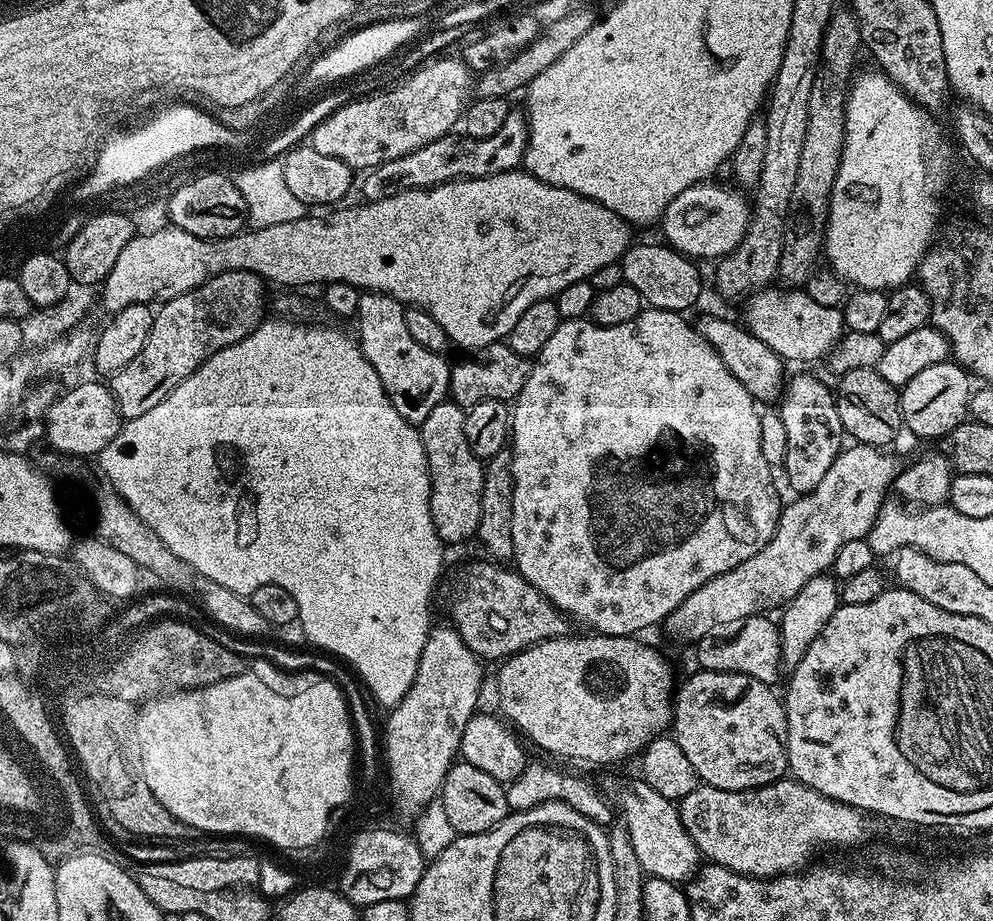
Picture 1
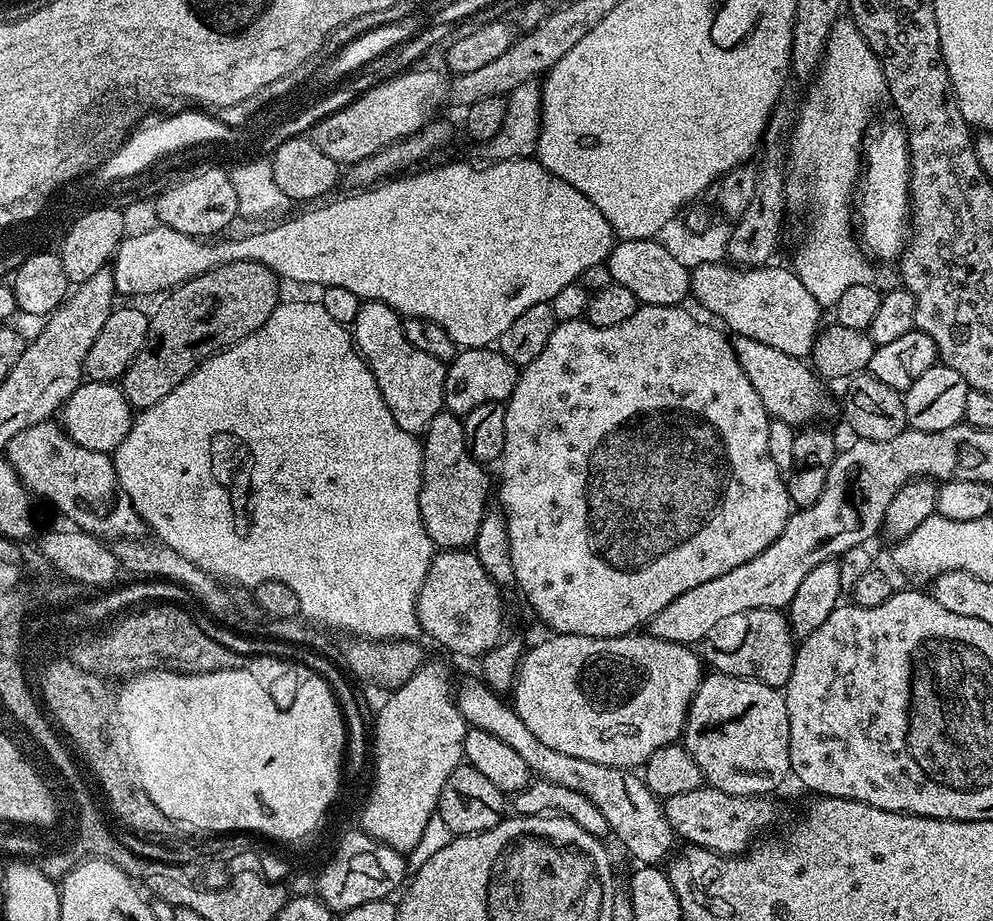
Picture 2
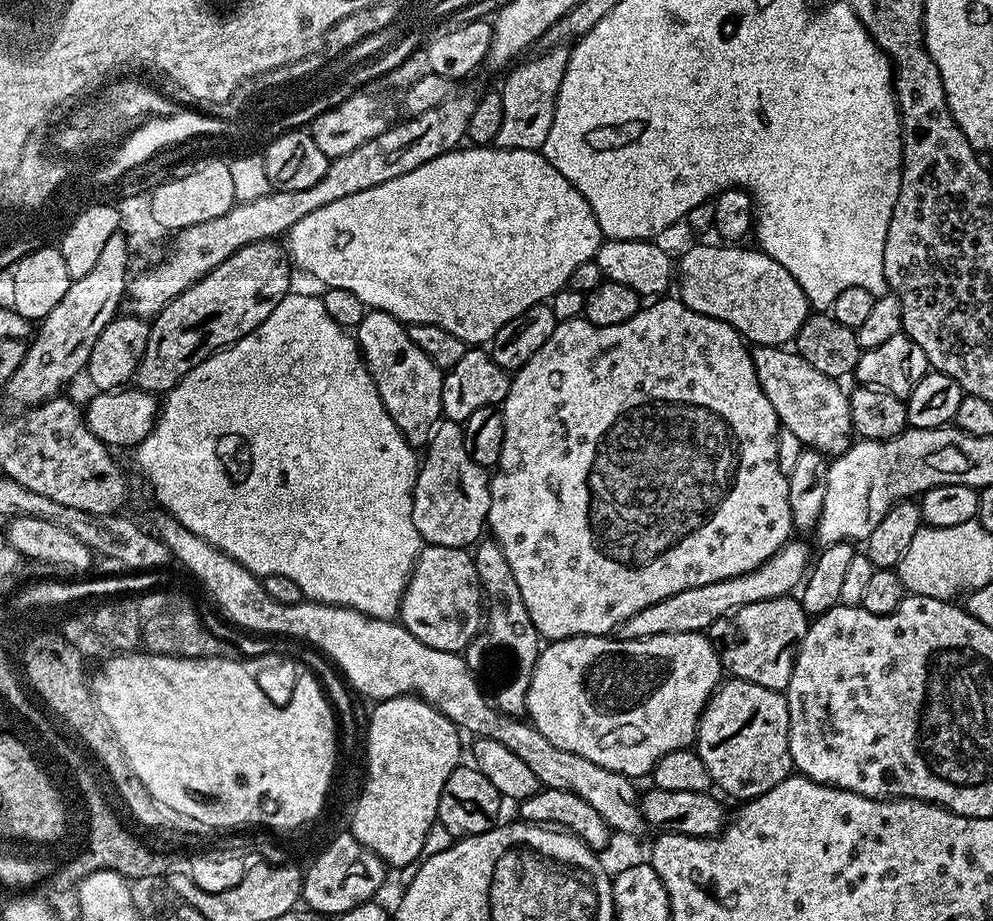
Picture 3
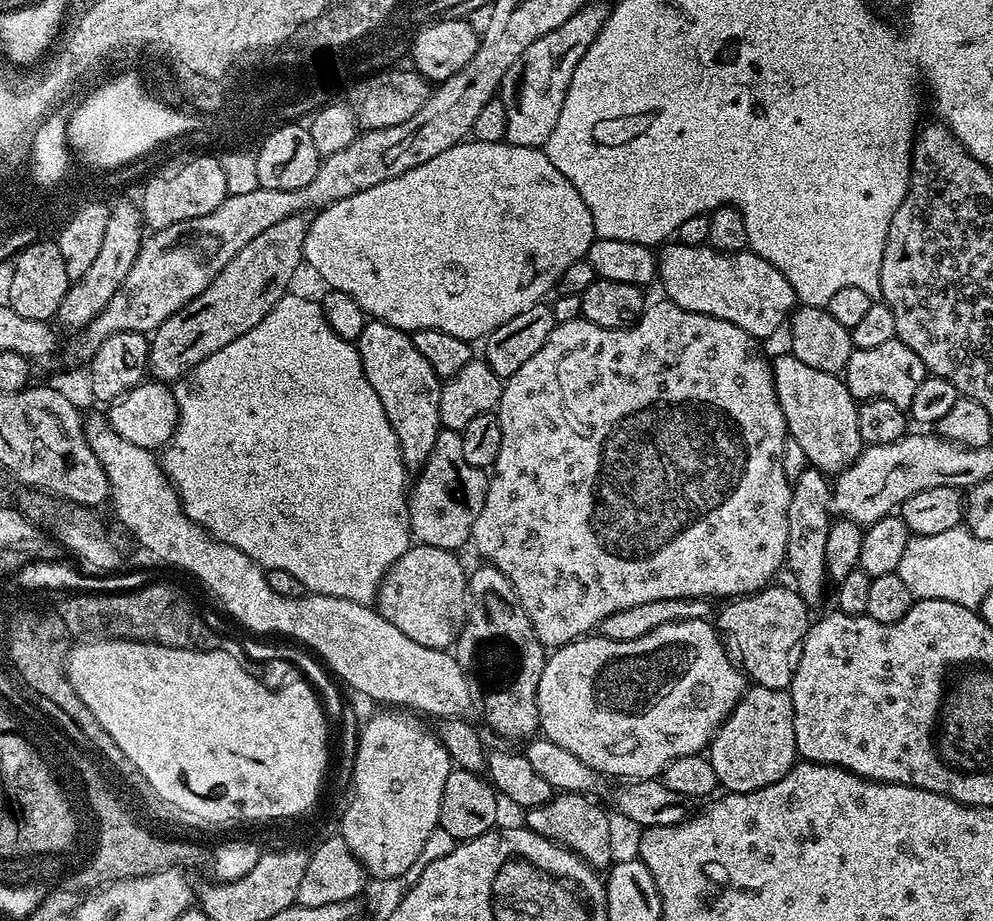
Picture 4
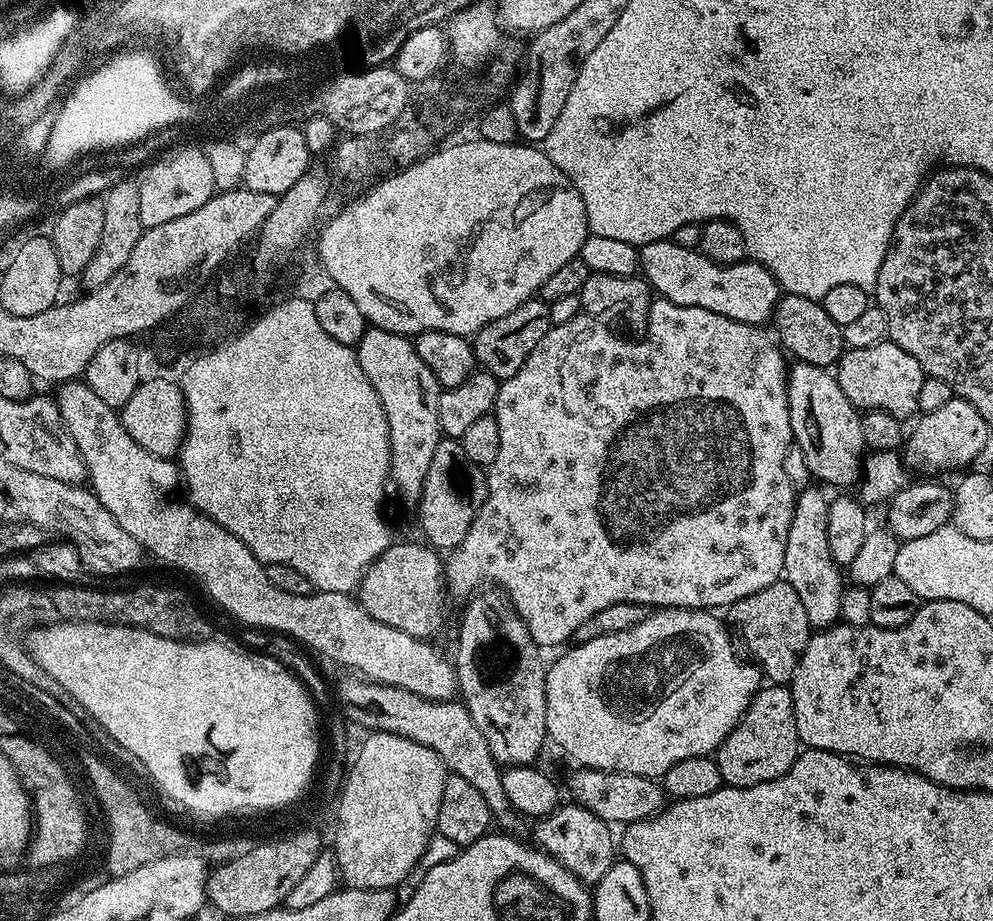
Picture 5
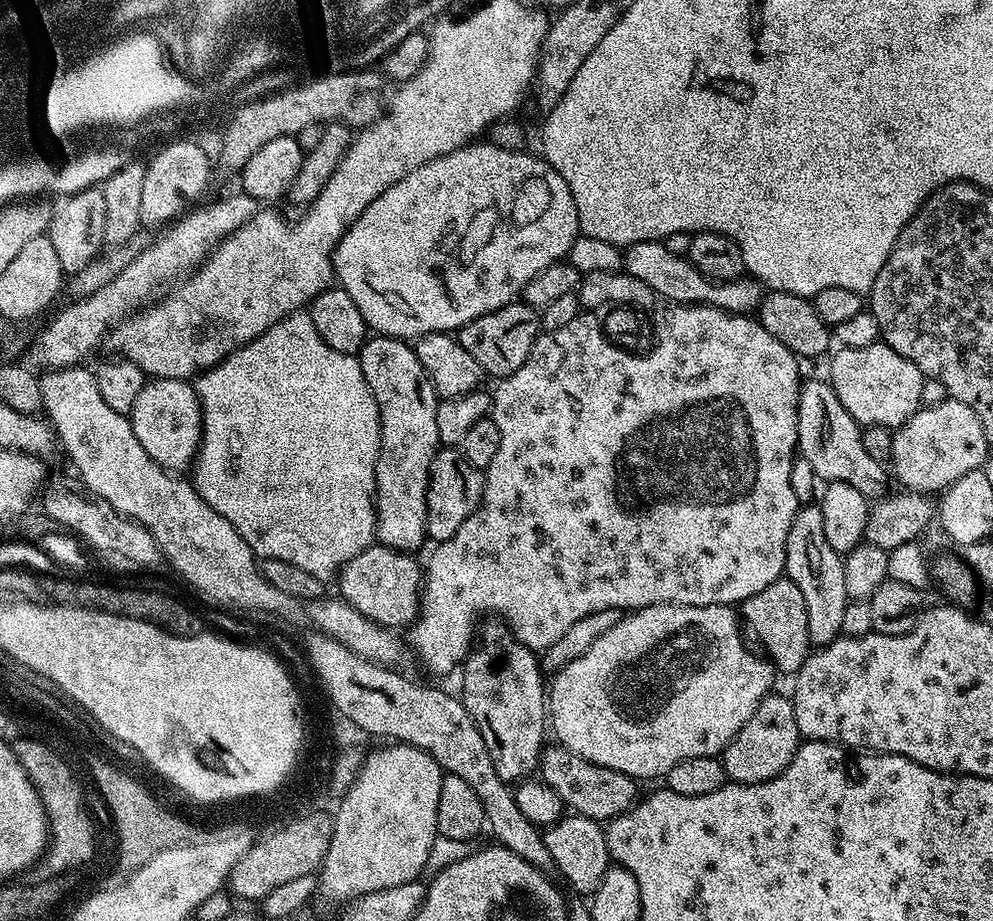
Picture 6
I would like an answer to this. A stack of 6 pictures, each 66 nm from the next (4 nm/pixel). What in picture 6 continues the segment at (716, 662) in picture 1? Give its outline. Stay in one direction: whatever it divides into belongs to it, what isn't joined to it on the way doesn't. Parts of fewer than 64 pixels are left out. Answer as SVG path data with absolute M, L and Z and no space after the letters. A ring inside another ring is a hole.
M781 578L770 582L766 590L758 590L758 594L746 598L744 603L739 605L738 612L747 631L749 628L760 639L761 646L765 648L763 651L777 673L795 674L804 665L810 651L806 598L802 598L802 590L798 590L792 580Z

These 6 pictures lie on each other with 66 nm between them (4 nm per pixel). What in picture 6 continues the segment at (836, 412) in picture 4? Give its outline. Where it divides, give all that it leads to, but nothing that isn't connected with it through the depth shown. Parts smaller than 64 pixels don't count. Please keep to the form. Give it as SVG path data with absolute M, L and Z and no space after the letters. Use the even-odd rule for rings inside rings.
M805 379L800 386L798 398L798 452L810 462L810 470L814 470L817 481L846 482L846 486L854 486L858 494L869 498L880 498L885 495L890 476L885 465L866 452L862 446L861 425L846 414L846 406L838 402L831 383L824 380Z

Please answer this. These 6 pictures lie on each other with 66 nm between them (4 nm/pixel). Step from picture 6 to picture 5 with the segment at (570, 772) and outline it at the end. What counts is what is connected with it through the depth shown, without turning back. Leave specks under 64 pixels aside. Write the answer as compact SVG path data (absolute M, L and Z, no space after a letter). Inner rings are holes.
M600 768L575 769L577 772L568 780L566 792L575 803L586 810L598 814L610 826L627 826L639 820L649 820L657 816L666 807L666 793L659 783L651 776L626 774L625 772L604 772Z

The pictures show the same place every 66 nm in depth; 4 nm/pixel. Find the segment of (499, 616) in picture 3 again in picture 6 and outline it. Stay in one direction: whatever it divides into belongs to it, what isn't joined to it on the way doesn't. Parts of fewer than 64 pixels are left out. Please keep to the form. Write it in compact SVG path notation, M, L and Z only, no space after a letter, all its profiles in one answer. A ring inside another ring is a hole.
M496 618L487 623L479 629L478 643L462 661L458 695L474 718L486 750L490 750L498 778L515 786L537 771L546 744L546 676L537 653L518 642L507 624Z

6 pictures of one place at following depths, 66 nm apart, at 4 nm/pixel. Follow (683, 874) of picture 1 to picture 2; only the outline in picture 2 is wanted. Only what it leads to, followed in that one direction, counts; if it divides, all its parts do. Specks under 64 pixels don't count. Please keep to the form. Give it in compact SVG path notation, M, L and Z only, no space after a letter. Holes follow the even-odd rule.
M476 680L466 681L454 696L456 705L460 707L469 726L486 730L488 734L494 734L494 738L506 742L506 746L511 746L526 761L526 766L530 766L533 777L546 782L558 782L558 786L567 786L570 790L578 790L578 794L586 794L586 798L590 798L590 802L602 810L609 833L613 837L616 835L628 847L628 852L634 859L640 860L636 862L644 866L656 866L669 859L673 851L674 833L670 822L666 822L661 801L644 784L643 775L618 766L602 766L586 758L573 758L570 754L561 754L544 745L529 730L526 722L518 718L511 703L504 701L503 704L500 701L503 699L487 684Z

